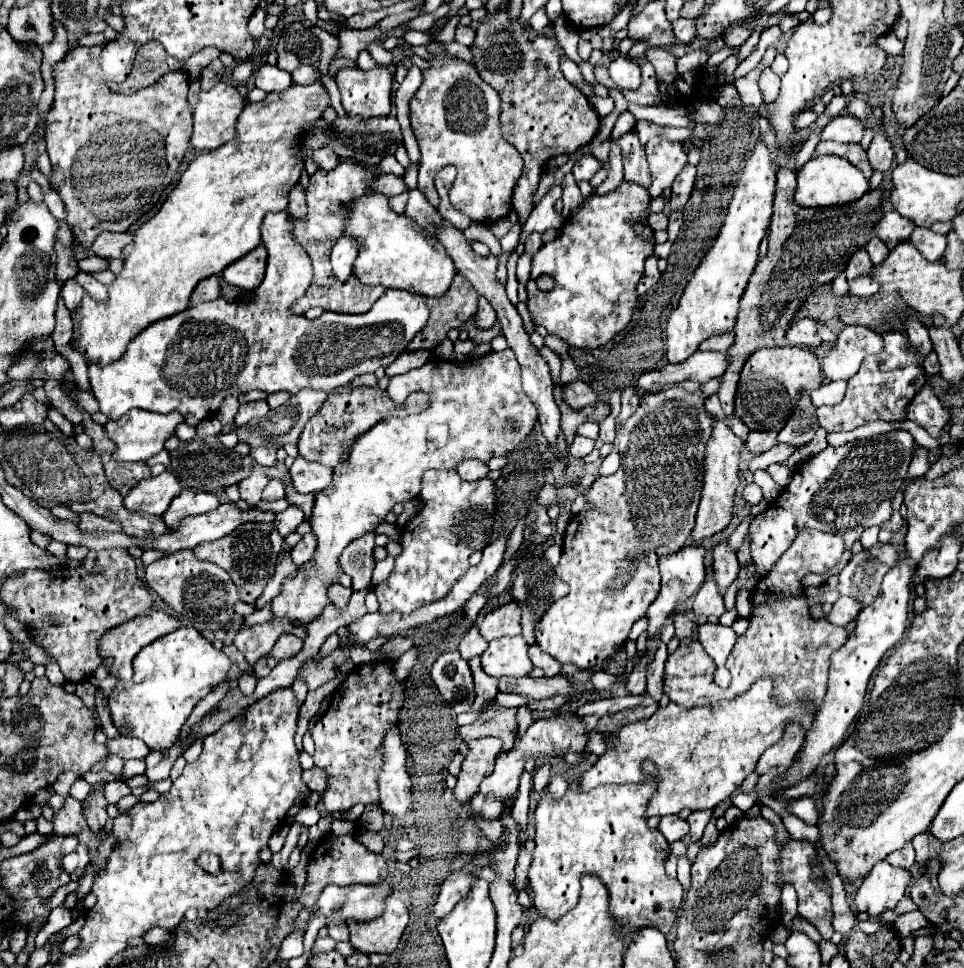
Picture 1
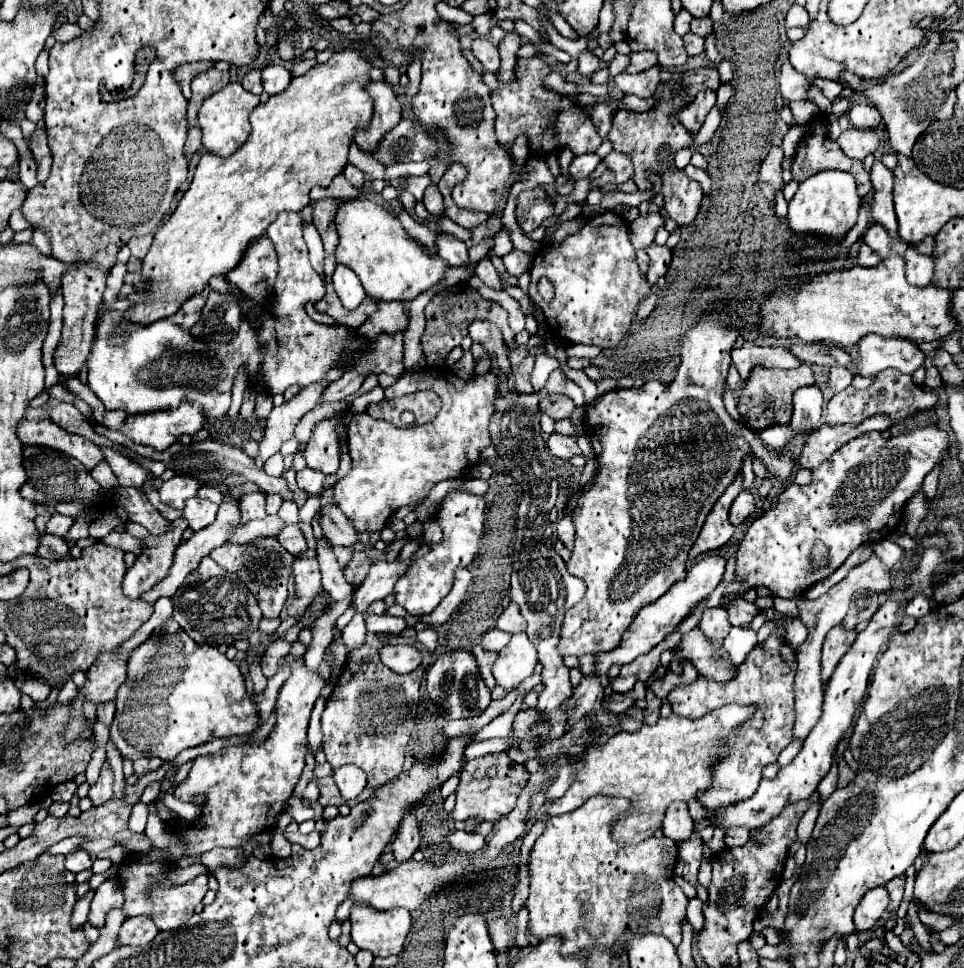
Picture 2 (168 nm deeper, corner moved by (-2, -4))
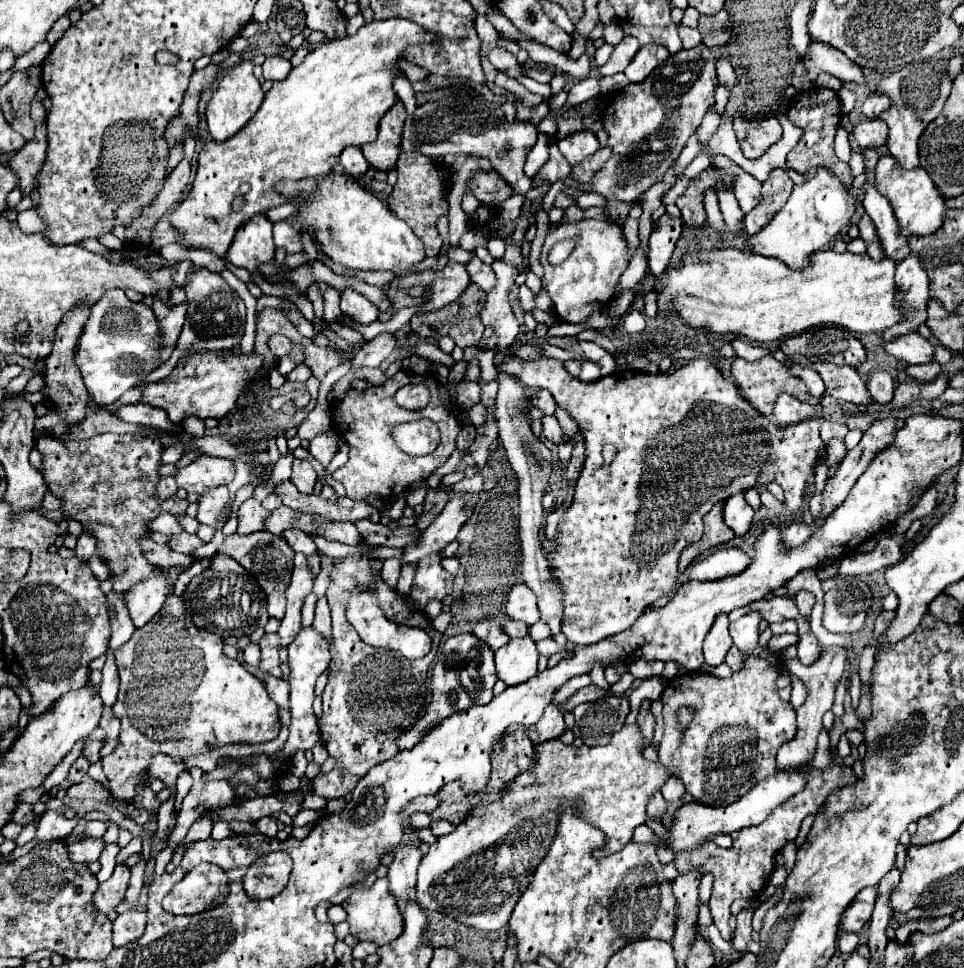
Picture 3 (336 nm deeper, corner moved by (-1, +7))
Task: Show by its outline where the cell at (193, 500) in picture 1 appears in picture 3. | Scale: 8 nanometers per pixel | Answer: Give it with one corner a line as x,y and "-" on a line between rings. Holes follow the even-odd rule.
226,487
208,491
198,499
198,503
200,507
198,507
196,519
202,525
208,525
208,527
216,527
218,523
224,525
224,521
230,517
230,495

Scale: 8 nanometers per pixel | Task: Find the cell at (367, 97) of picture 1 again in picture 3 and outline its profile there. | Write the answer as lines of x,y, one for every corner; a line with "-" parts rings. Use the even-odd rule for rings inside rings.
398,101
380,121
378,139
362,147
364,157
368,163
378,171
392,171
396,169
398,155
400,155
400,141
402,141
402,125
406,121
406,109
402,101

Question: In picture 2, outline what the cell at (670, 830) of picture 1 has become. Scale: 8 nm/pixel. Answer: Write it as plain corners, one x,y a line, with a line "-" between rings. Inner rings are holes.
673,802
667,808
665,820
662,823
662,831
667,838
675,842
683,842
691,836
693,832
693,820
687,812
685,802

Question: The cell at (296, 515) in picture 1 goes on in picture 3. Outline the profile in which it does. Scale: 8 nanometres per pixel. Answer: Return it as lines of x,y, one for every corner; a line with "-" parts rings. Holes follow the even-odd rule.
286,529
286,531
282,533
282,537
286,539
286,543
288,543
296,553
302,553
302,555
306,555
306,557
310,557
310,555
316,553
314,541
312,541
304,531
300,531
300,529

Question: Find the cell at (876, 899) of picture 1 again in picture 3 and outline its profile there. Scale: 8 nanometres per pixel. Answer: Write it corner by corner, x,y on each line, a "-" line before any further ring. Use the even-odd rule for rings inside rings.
874,887
862,889
862,893
858,893
858,897
850,903
850,909
846,909
846,913
842,915
842,931
860,933
872,915
874,903
876,903
876,889

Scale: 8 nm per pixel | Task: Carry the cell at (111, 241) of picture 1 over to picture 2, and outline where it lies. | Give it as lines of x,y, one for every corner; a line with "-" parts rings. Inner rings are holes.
149,234
149,236
141,236
141,238
131,238
131,240
127,242
127,246
129,246
129,250
131,250
131,256
143,258
145,252
149,250
149,246
151,246
151,240
153,240
151,234

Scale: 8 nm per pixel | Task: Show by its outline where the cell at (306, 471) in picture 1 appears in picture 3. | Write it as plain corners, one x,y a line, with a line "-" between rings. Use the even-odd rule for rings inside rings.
294,459
290,481
298,487
298,491
300,491
300,493
310,495
310,493
314,491
314,483
316,483
316,471
312,469
312,465
310,465
308,461

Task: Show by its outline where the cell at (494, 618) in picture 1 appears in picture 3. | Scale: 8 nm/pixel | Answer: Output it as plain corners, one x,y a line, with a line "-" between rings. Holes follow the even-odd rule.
524,583
514,585
508,593
506,613
510,615
510,619
524,621
526,625
534,625
540,619
540,611
538,611
536,595
532,593
532,589
528,589

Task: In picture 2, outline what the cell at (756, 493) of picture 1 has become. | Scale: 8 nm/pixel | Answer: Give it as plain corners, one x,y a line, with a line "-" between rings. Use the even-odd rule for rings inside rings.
741,490
741,494
735,498
731,512
729,512
729,520
731,524
741,524
745,518
751,516
751,512
755,510
755,498
749,490

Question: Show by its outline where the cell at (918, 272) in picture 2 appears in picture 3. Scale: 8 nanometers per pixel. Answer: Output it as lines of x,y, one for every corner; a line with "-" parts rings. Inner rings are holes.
914,255
906,257
896,267
896,285
898,285
898,301
906,305
906,321
886,329
880,339
890,341
894,337
914,333
922,323
926,323
926,305
928,305
928,275
920,267

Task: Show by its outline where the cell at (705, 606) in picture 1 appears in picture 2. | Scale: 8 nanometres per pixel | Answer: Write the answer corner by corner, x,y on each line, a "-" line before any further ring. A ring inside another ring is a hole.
723,606
703,610
703,618
699,622
699,628
703,628
703,632
707,632
707,636
711,640
715,640
717,646
721,646
723,638
727,636
727,632
731,628
731,624
727,620
727,610
723,610

